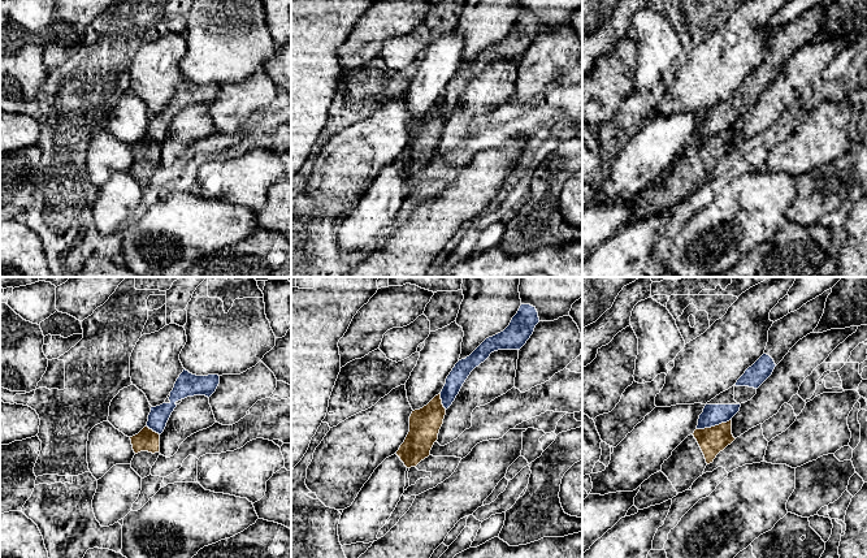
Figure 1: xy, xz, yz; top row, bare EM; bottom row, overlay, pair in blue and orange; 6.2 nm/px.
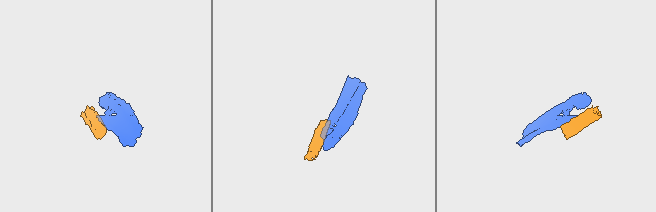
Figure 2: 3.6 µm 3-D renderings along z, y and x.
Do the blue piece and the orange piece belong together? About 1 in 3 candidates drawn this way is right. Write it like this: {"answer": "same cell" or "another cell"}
{"answer": "another cell"}

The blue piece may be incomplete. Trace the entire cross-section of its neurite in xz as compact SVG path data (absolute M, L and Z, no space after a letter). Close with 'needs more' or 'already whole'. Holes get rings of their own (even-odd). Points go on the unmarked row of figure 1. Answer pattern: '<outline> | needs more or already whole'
M521 13L503 40L486 47L469 65L455 73L441 100L443 116L447 118L452 113L471 81L484 72L491 61L520 59L530 47L538 31L539 26L536 16Z | already whole

